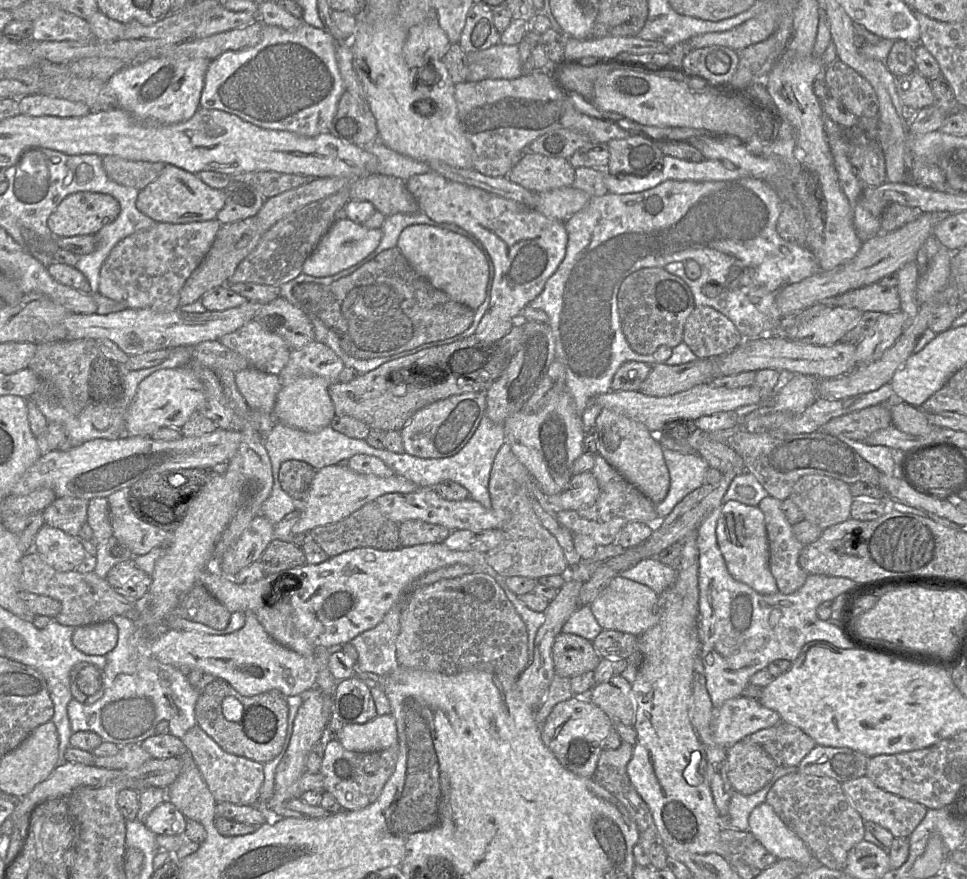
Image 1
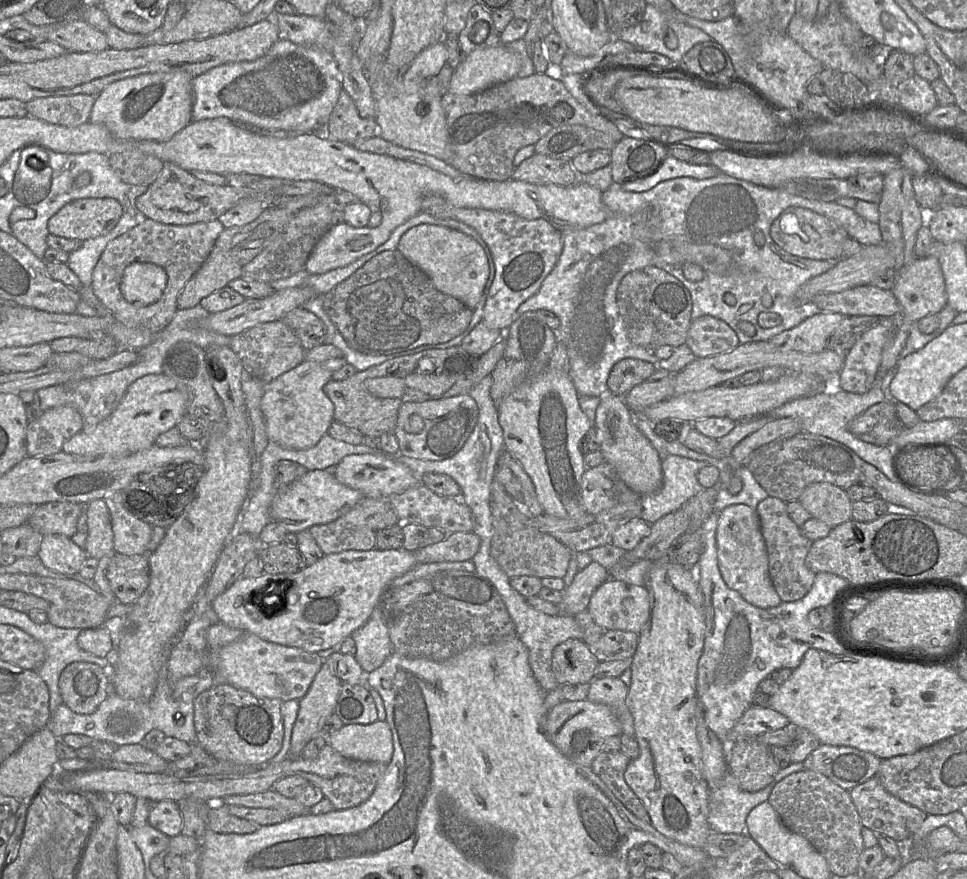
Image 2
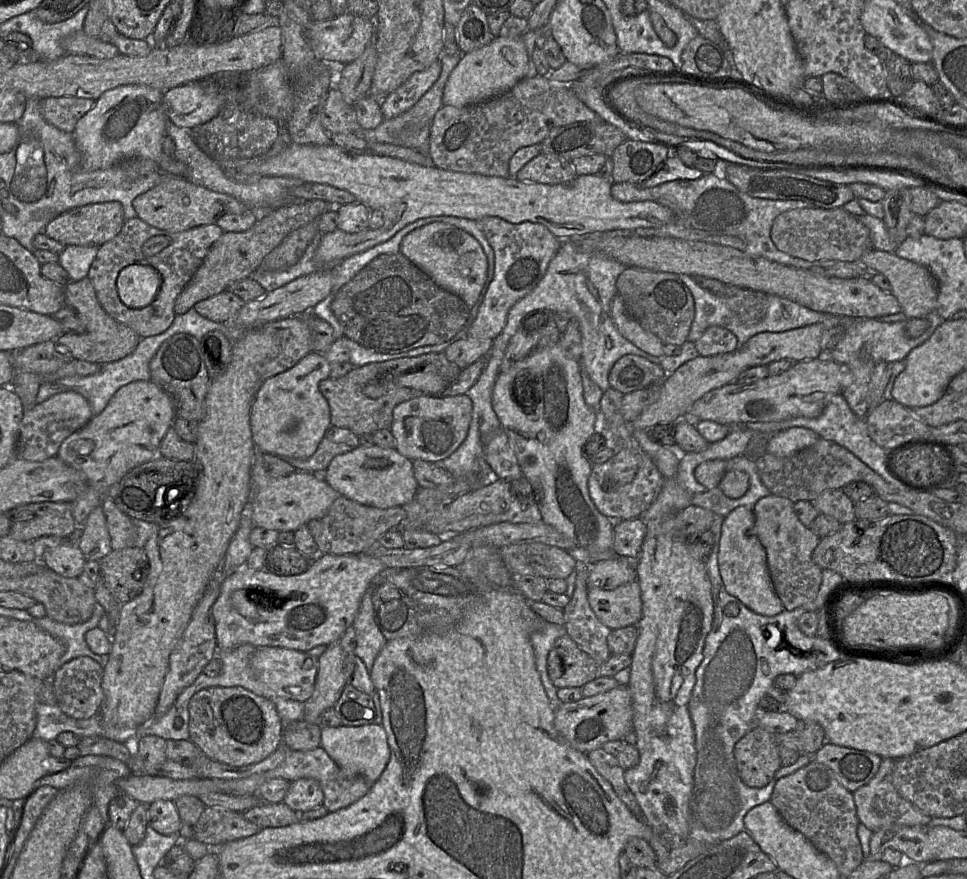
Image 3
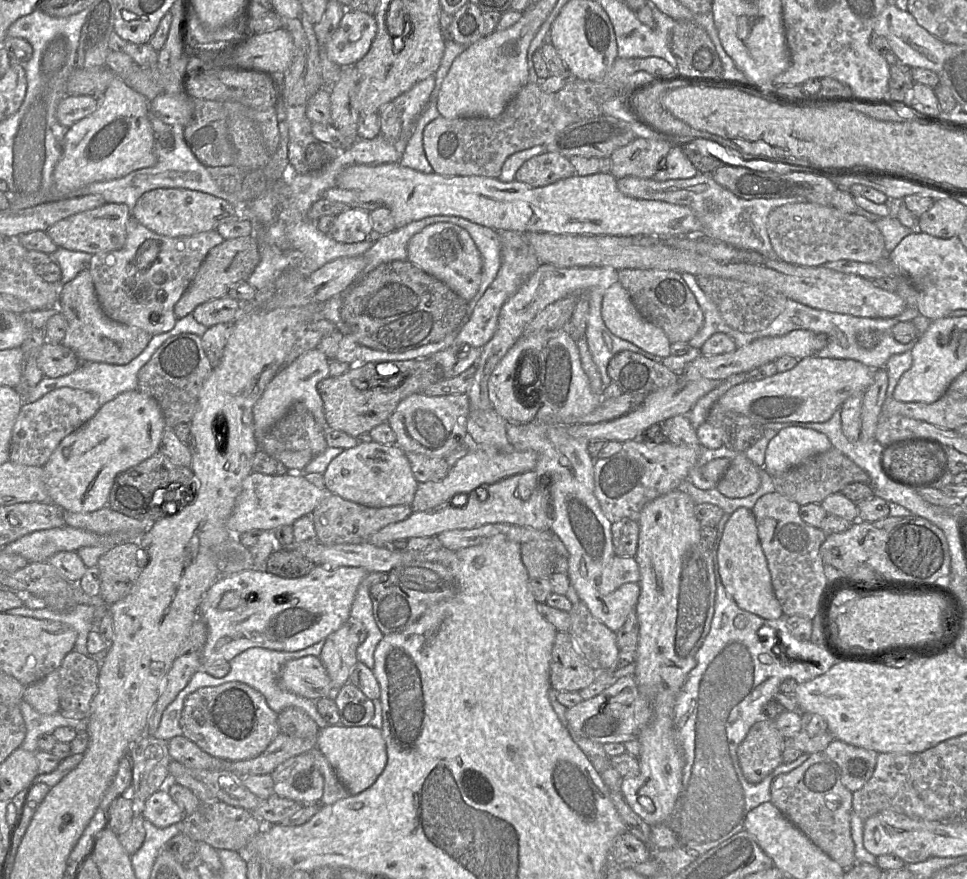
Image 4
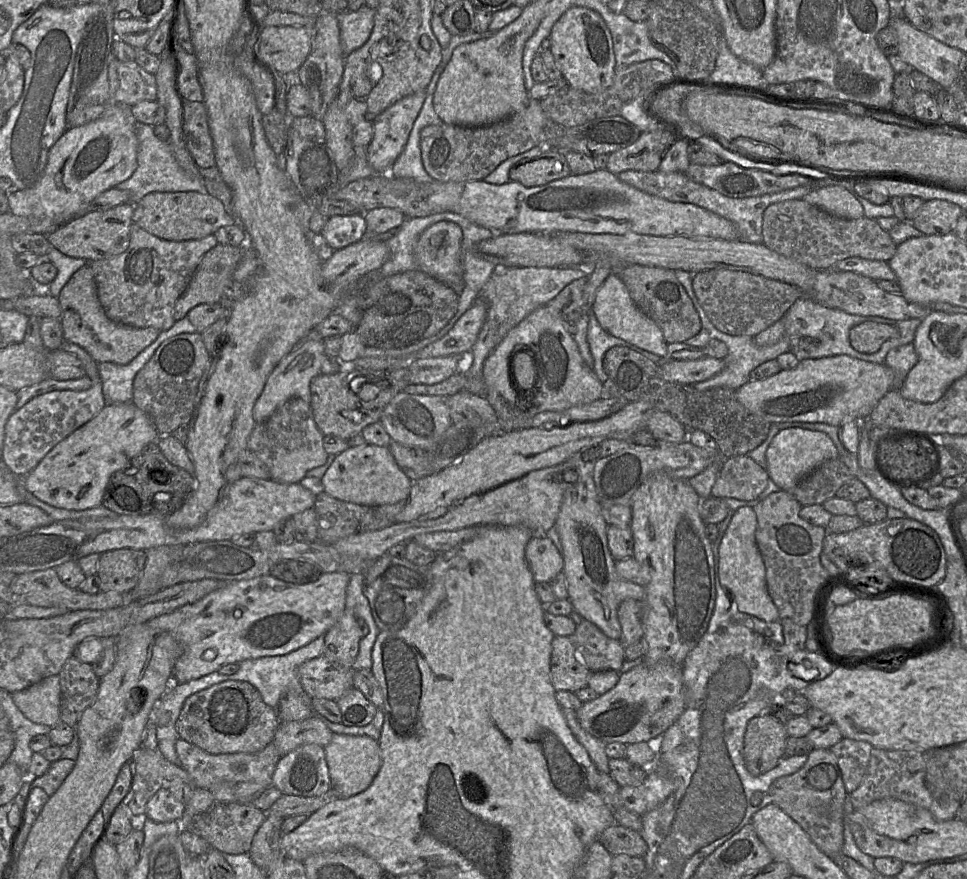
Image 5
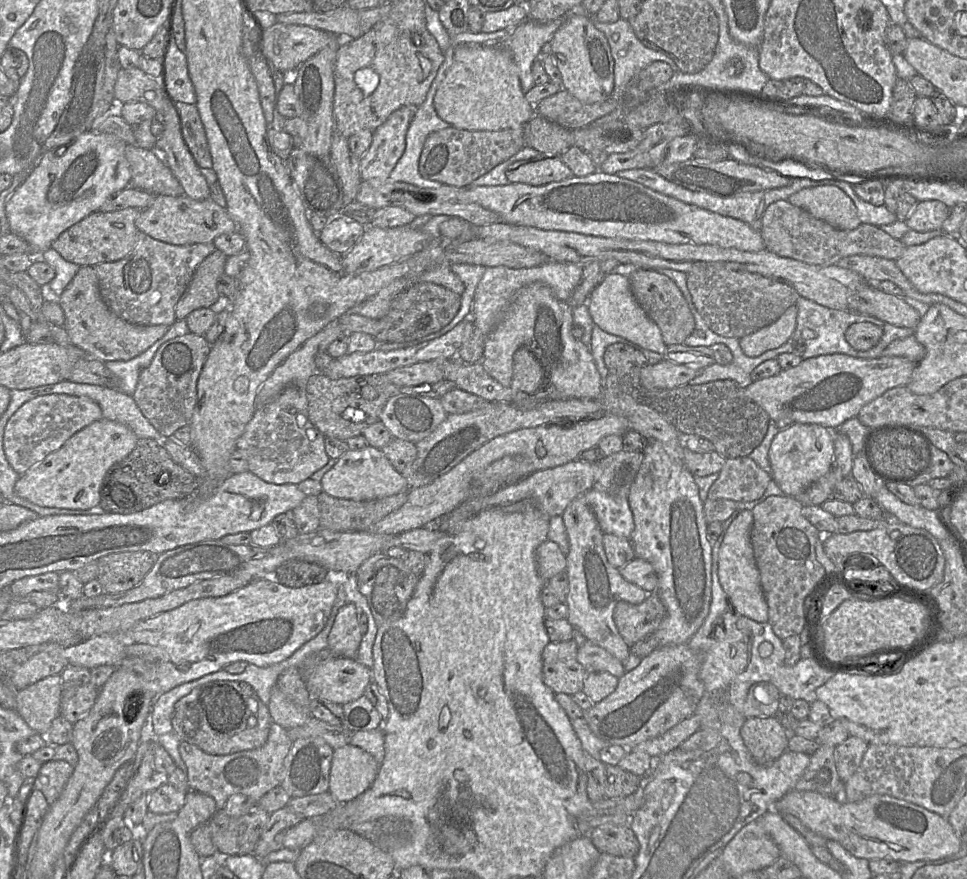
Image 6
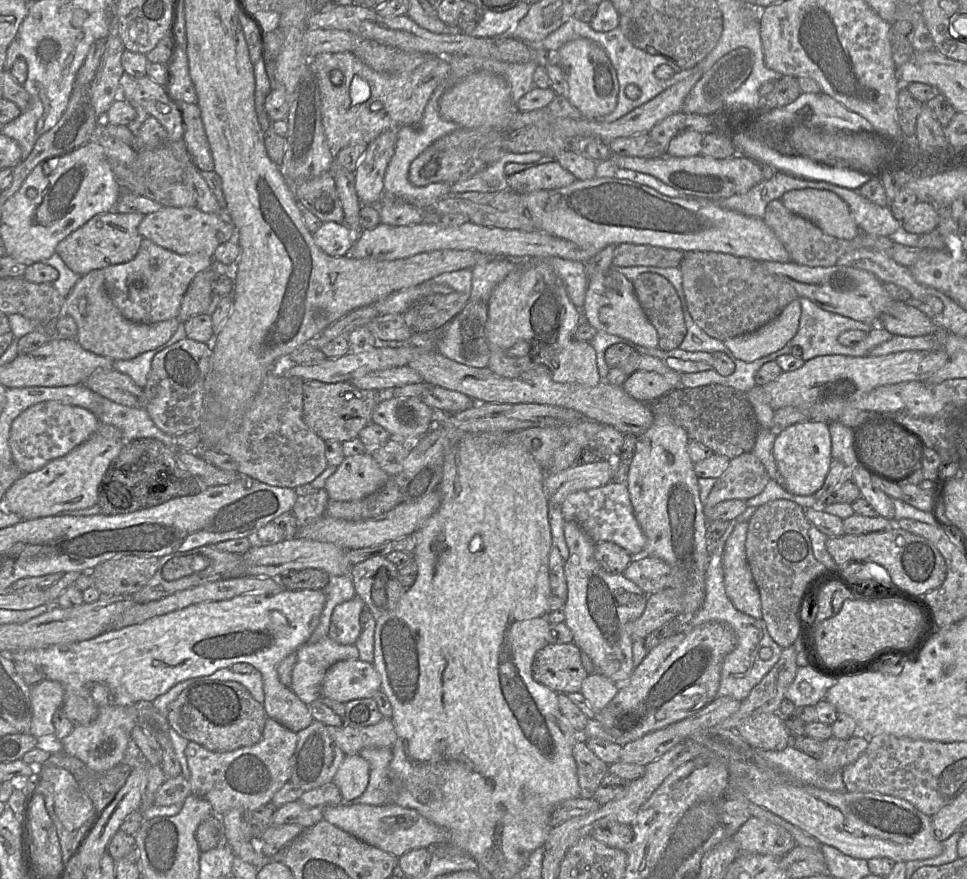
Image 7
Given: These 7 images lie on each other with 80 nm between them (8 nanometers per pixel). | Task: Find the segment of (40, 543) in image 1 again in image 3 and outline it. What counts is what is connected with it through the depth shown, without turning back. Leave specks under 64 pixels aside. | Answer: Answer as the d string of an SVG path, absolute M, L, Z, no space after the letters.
M69 540L42 548L40 560L46 568L67 578L78 578L86 564L77 543Z

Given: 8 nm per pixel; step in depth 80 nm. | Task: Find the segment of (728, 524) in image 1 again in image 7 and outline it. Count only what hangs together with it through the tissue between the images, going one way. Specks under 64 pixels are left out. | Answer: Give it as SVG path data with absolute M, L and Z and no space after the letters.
M748 522L737 523L727 538L722 553L725 591L734 607L762 619L761 600L746 558Z

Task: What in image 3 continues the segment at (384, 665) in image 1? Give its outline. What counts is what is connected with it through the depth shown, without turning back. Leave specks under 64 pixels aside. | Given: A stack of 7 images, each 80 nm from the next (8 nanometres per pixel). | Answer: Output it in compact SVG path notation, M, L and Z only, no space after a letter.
M386 568L371 580L353 622L357 637L354 654L364 662L368 672L372 670L376 657L387 643L387 639L375 621L373 595L376 589L390 580L398 570L400 569Z

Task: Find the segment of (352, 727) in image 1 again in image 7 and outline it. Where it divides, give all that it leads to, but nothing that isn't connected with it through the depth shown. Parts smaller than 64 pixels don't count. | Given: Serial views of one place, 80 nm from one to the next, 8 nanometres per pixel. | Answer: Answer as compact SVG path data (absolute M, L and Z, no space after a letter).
M360 754L346 755L333 781L342 795L342 802L349 802L365 791L369 781L369 763Z

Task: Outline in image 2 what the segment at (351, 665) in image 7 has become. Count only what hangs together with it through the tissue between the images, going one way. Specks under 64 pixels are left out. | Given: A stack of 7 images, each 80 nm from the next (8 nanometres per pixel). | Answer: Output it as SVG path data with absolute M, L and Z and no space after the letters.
M244 633L239 639L219 649L218 654L210 650L210 666L235 688L250 692L256 697L277 698L281 701L300 700L308 691L315 675L323 664L323 658L316 652L285 646L261 639L255 634Z

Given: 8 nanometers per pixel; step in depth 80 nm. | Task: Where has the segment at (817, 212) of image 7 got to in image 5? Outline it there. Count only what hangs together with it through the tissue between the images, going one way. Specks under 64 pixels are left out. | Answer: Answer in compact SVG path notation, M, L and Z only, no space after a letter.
M839 185L813 188L803 200L838 218L859 219L864 216L859 201Z

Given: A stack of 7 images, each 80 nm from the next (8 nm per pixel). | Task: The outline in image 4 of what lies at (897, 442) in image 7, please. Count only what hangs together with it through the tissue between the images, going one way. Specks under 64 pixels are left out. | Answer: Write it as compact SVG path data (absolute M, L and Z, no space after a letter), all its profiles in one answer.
M893 443L884 446L882 468L893 480L913 484L939 478L946 470L941 452L926 443Z

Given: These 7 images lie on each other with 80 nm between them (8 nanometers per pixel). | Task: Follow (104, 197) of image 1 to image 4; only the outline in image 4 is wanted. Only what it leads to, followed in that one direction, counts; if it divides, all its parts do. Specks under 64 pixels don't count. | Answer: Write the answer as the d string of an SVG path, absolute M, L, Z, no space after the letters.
M105 203L97 208L58 221L46 233L59 248L95 255L123 247L126 241L126 225L129 218L130 211L126 204Z

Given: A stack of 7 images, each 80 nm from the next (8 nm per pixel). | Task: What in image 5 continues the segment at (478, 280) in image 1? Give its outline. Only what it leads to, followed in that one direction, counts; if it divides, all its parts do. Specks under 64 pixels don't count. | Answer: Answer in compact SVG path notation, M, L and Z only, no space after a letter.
M451 221L427 227L417 238L413 252L419 270L452 286L463 280L462 229Z

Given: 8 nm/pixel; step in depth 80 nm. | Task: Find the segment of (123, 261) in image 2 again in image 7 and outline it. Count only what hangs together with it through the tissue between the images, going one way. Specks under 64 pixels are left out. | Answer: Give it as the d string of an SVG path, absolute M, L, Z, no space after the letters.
M143 238L136 256L126 262L110 265L102 269L105 288L114 305L129 321L139 324L151 324L177 318L184 294L193 278L201 271L209 268L213 258L204 254L181 255L158 246Z

